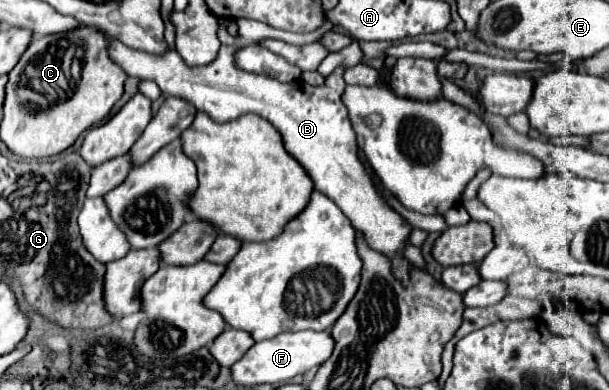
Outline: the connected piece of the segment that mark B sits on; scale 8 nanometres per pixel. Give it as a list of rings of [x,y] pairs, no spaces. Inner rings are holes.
[[[109,39],[107,51],[109,59],[117,63],[127,75],[137,79],[153,79],[165,95],[189,101],[191,105],[195,105],[197,111],[207,113],[217,123],[233,121],[245,113],[265,117],[281,133],[287,153],[305,167],[305,171],[315,183],[315,189],[325,193],[339,205],[339,209],[349,217],[353,227],[357,227],[365,235],[367,243],[373,249],[393,257],[395,277],[401,283],[407,283],[409,261],[401,255],[401,249],[403,243],[409,239],[411,225],[377,195],[373,181],[369,179],[369,175],[357,159],[355,133],[347,109],[341,101],[341,93],[345,89],[343,67],[337,67],[327,77],[323,87],[313,87],[307,85],[303,79],[281,83],[273,77],[245,73],[245,69],[237,69],[237,47],[233,45],[221,45],[219,57],[205,67],[185,65],[175,49],[169,49],[161,53],[161,57],[157,57],[153,53],[129,49],[117,39]]]

